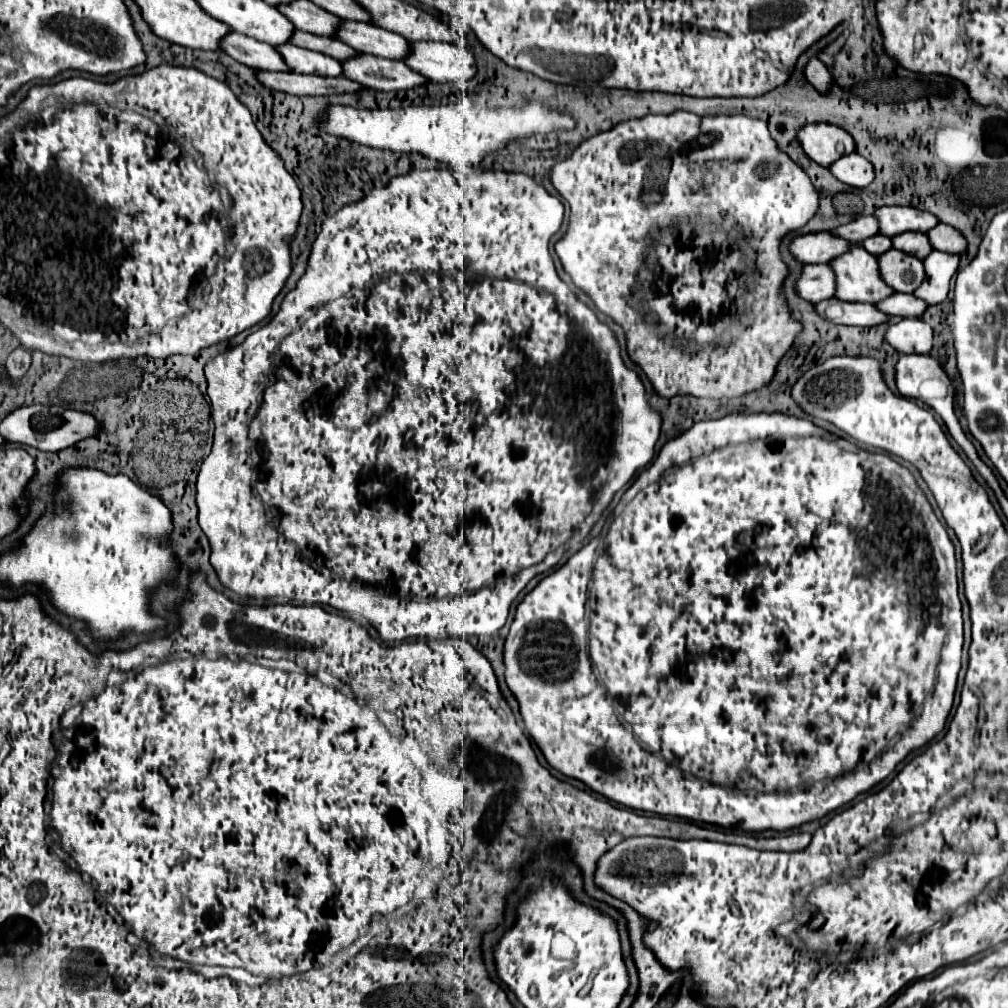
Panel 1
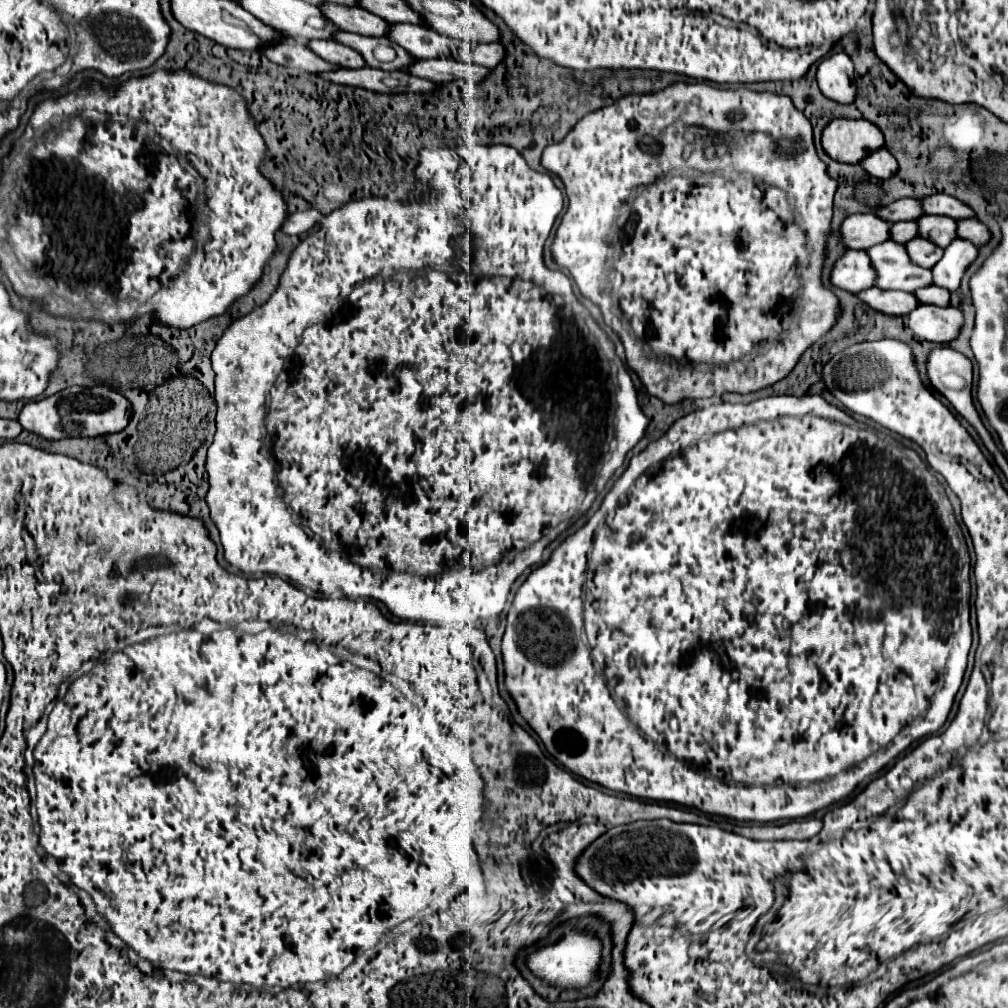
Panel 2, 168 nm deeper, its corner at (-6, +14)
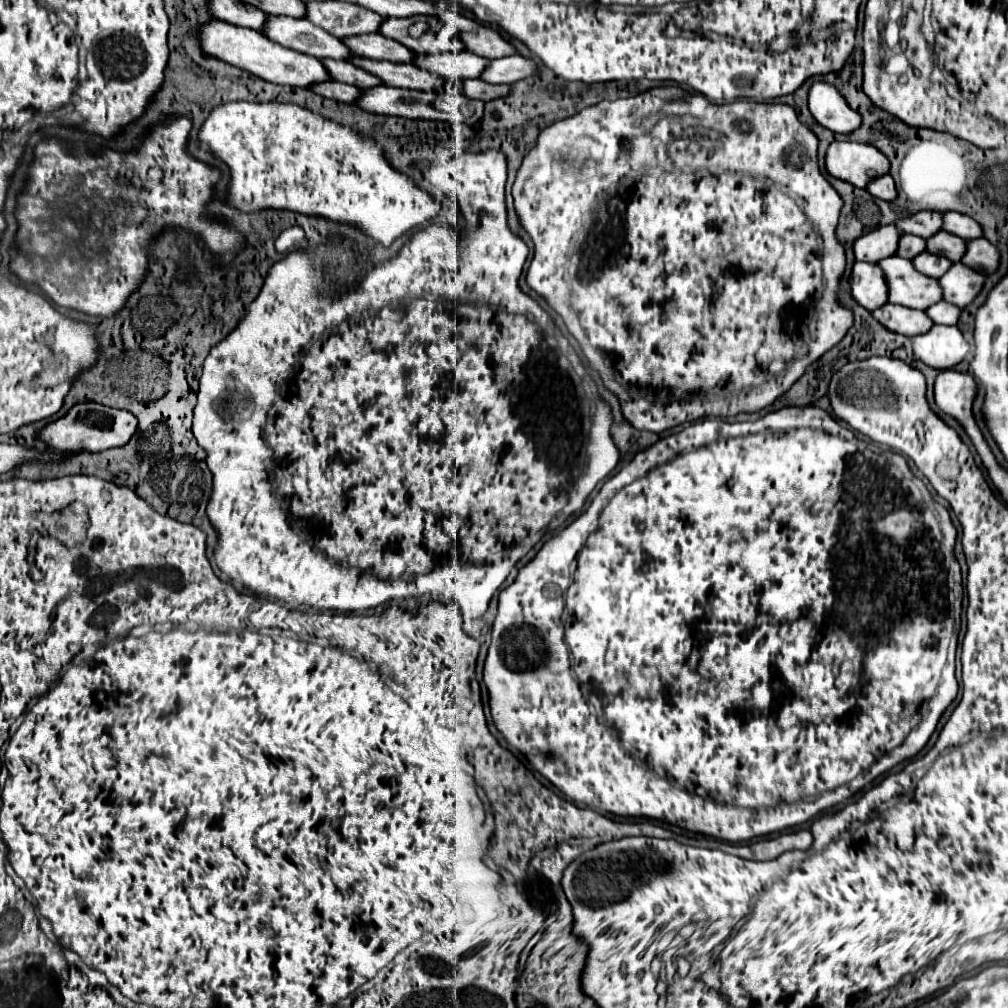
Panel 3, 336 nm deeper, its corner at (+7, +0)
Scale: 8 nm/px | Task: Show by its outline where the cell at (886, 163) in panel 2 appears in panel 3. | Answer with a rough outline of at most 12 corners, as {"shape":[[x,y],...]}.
{"shape":[[889,174],[867,184],[867,192],[881,200],[895,200],[897,190]]}

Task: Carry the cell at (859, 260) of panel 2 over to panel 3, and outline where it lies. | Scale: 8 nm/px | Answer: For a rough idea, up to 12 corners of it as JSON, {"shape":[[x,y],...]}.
{"shape":[[855,262],[851,296],[869,312],[887,304],[877,264]]}

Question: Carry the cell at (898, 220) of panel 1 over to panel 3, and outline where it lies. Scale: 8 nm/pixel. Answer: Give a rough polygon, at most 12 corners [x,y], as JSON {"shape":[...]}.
{"shape":[[943,212],[943,230],[965,240],[983,236],[961,212]]}

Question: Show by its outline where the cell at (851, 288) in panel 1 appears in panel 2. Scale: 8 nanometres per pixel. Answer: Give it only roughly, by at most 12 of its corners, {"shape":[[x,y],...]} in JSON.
{"shape":[[904,244],[866,252],[882,290],[916,292],[932,270],[914,264]]}

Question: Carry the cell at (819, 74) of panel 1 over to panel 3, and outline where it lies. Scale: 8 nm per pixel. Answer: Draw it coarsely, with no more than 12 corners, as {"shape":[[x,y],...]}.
{"shape":[[823,80],[809,88],[809,110],[821,126],[849,134],[861,116]]}

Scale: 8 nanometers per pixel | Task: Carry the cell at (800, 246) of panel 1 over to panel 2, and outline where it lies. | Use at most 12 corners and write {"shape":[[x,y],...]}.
{"shape":[[852,214],[842,238],[852,250],[890,240],[890,224],[876,214]]}

